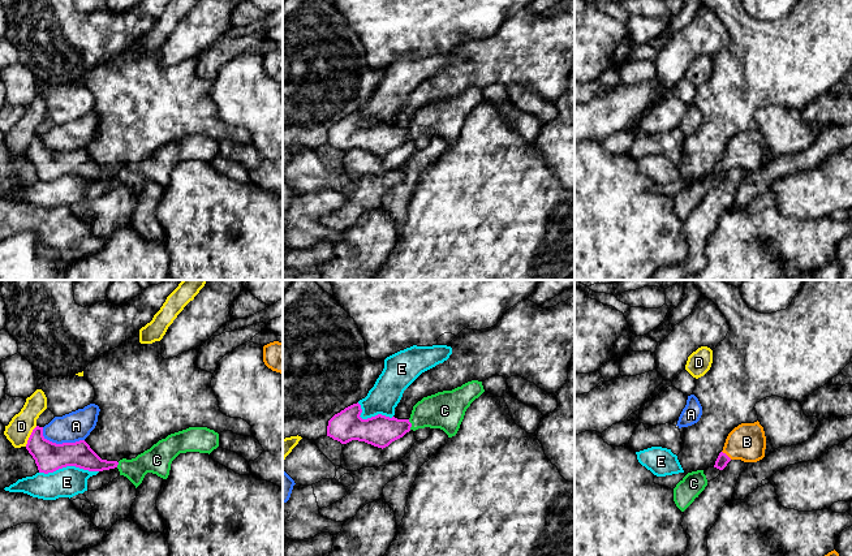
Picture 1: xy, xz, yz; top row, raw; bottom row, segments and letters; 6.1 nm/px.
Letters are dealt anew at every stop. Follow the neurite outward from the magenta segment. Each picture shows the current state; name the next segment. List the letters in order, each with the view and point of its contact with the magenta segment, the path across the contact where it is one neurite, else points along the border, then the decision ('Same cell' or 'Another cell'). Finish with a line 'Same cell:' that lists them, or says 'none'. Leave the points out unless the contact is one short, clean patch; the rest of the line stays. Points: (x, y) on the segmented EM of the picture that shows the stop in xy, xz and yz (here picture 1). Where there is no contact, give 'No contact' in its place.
A: Touches magenta at xy (60, 444). Boundary: xy (42, 427), (42, 434), (54, 443), (84, 440). Another cell
B: Touches magenta at yz (726, 455). Path across: yz (722, 460), (726, 455), (747, 442). Same cell
C: Touches magenta at xz (411, 425). Boundary: xz (408, 419), (411, 429). Another cell
D: Touches magenta at xy (30, 436). Boundary: xy (37, 426), (25, 445). Another cell
E: Touches magenta at xy (68, 465). Boundary: xy (98, 470), (63, 466), (52, 472), (39, 473). Another cell
Same cell: B

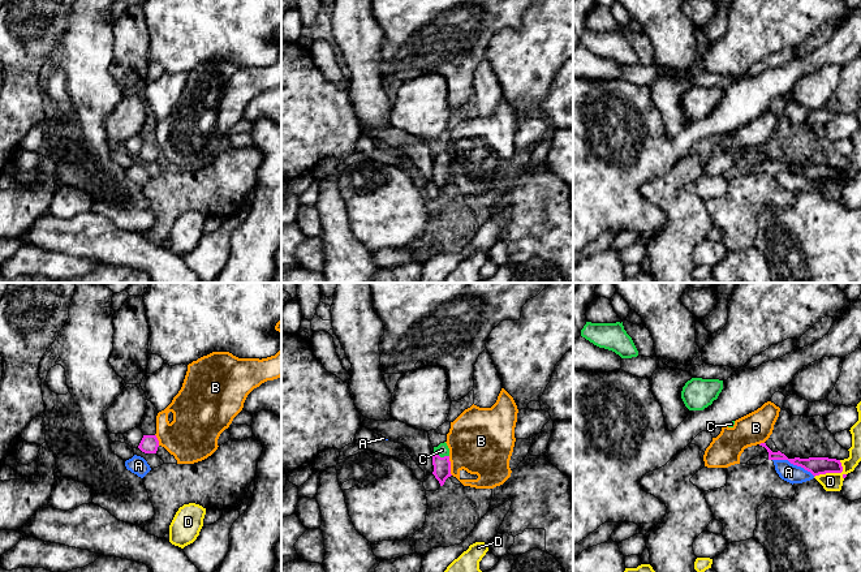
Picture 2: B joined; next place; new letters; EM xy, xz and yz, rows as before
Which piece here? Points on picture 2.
A: Touches magenta at yz (793, 464). Another cell
B: Touches magenta at xz (450, 465). Boundary: xz (448, 456), (452, 474). Another cell
C: Touches magenta at xz (442, 457). Path across: xz (442, 465), (442, 457), (442, 450). Same cell
D: Touches magenta at yz (830, 472). Boundary: yz (846, 473), (836, 472), (814, 477). Another cell
Same cell: C

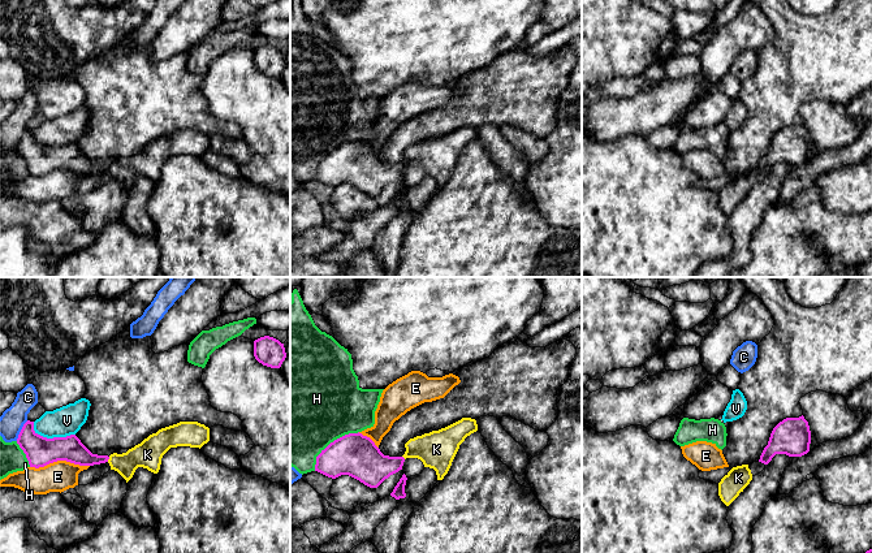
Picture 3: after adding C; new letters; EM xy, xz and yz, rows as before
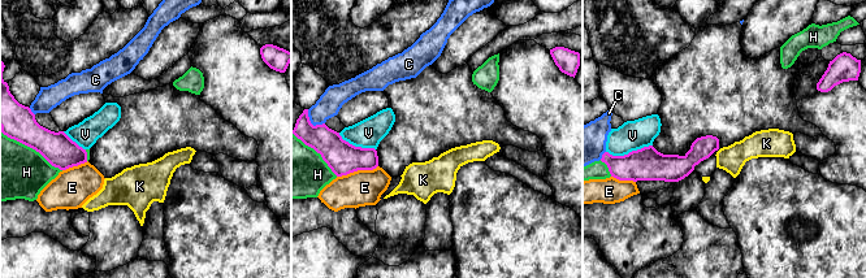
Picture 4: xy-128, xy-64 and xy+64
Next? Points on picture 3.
C: Touches magenta at xy (21, 431). Another cell
E: Touches magenta at xy (59, 459). Boundary: xy (89, 465), (54, 461), (43, 466), (30, 467). Another cell
H: Touches magenta at xz (331, 443). Another cell
K: Touches magenta at xy (108, 458). Another cell
V: Touches magenta at xy (51, 439). Boundary: xy (33, 422), (33, 428), (44, 437), (74, 435). Another cell
Same cell: none

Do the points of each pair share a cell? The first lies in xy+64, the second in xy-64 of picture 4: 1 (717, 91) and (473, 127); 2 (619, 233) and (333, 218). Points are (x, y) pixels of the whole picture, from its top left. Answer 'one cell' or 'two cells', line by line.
1: one cell
2: one cell

